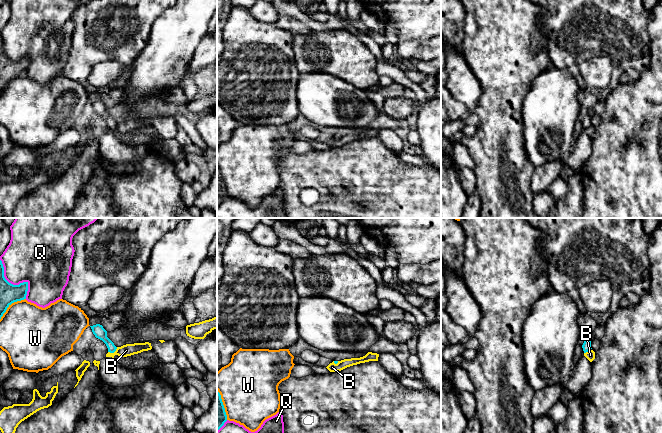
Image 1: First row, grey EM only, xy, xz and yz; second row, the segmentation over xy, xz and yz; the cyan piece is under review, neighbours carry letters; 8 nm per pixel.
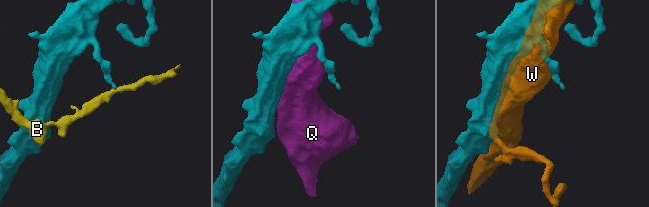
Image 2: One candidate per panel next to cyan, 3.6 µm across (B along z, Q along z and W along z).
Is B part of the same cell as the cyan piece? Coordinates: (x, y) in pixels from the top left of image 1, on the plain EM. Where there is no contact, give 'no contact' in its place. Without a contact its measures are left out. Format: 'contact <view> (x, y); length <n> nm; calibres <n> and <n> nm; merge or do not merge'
contact xy (113, 128); length 90 nm; calibres 90 and 100 nm; do not merge

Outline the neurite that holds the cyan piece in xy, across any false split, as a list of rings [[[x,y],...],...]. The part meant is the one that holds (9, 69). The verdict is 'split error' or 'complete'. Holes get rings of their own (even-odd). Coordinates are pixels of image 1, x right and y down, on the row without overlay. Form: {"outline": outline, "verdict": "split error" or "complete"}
{"outline": [[[0,36],[0,95],[14,78],[26,75],[28,58],[13,61],[4,53],[4,43]]], "verdict": "complete"}

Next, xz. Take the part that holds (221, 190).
{"outline": [[[217,166],[217,207],[224,201],[227,197],[227,191],[225,184],[221,175],[221,171]]], "verdict": "complete"}

